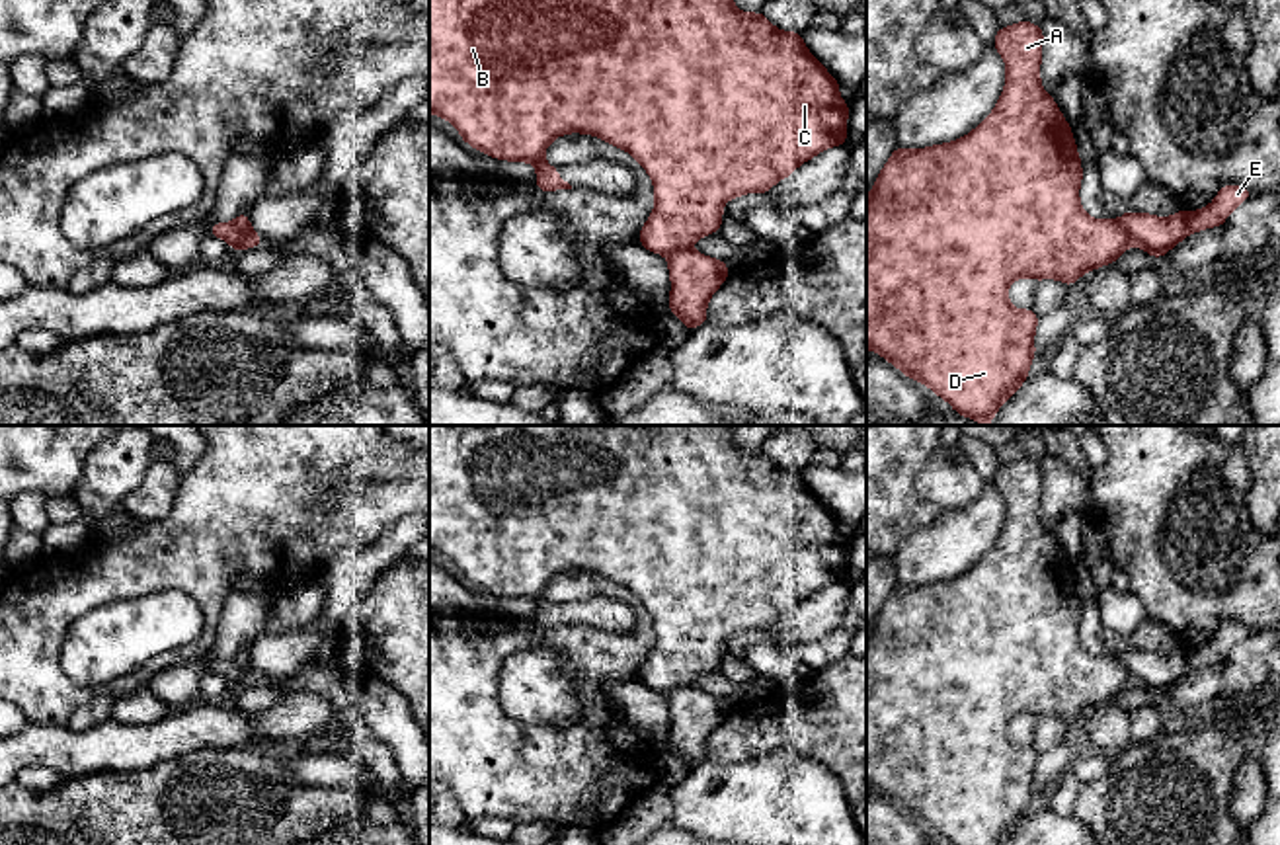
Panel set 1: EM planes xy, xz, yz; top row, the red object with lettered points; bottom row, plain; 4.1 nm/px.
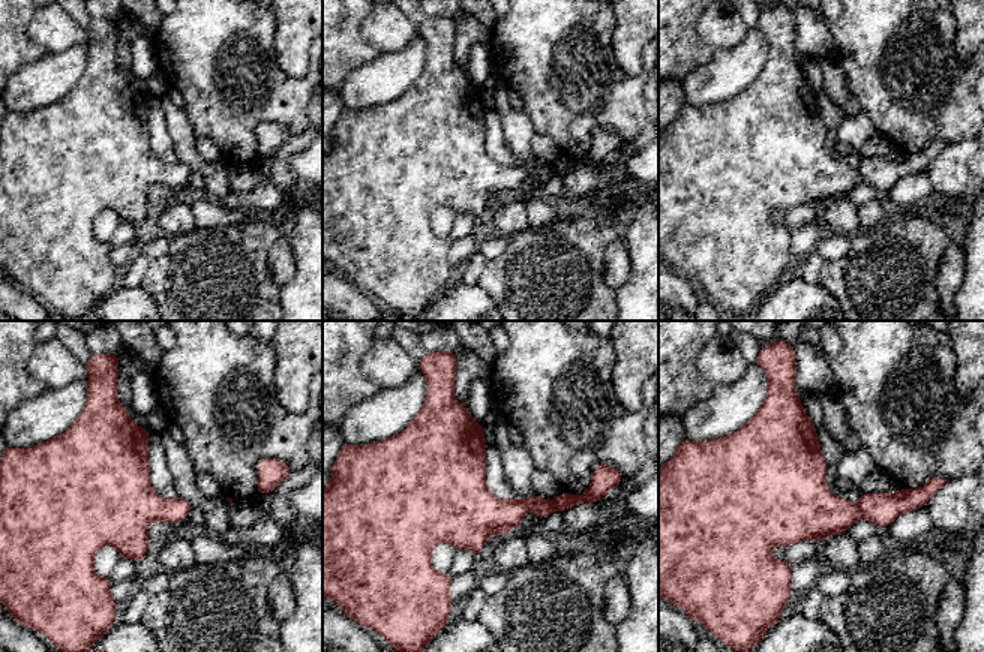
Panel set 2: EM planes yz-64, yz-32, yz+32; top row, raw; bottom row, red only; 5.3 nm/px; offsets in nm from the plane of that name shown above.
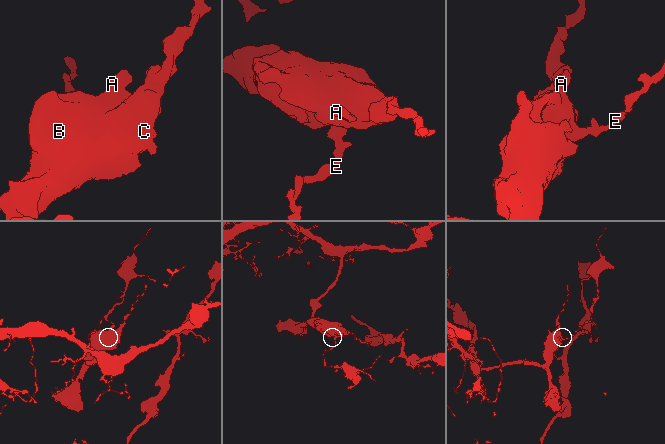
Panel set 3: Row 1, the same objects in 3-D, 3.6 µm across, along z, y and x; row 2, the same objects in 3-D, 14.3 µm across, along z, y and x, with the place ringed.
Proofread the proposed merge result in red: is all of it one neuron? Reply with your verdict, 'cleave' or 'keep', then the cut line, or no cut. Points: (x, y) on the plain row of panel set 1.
cleave | xz (689, 684), (678, 685), (668, 693)

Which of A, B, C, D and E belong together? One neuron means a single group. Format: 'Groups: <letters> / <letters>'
Groups: A B C D / E

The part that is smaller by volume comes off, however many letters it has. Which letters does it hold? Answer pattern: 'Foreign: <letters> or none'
Foreign: E

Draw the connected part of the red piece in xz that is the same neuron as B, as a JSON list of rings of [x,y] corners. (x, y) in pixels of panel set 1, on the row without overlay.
[[[429,425],[429,550],[451,558],[466,582],[496,597],[531,599],[537,605],[537,626],[572,626],[558,605],[544,599],[546,583],[560,572],[599,574],[626,589],[650,611],[656,642],[640,665],[640,681],[661,693],[691,685],[722,664],[722,642],[743,630],[767,630],[825,585],[847,580],[849,541],[839,533],[839,519],[806,486],[804,474],[777,466],[761,449],[745,451],[734,443],[724,425]]]

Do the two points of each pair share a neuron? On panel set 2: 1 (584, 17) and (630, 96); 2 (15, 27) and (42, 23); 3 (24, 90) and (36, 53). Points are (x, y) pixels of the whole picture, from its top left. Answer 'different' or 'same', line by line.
1: same
2: different
3: different

